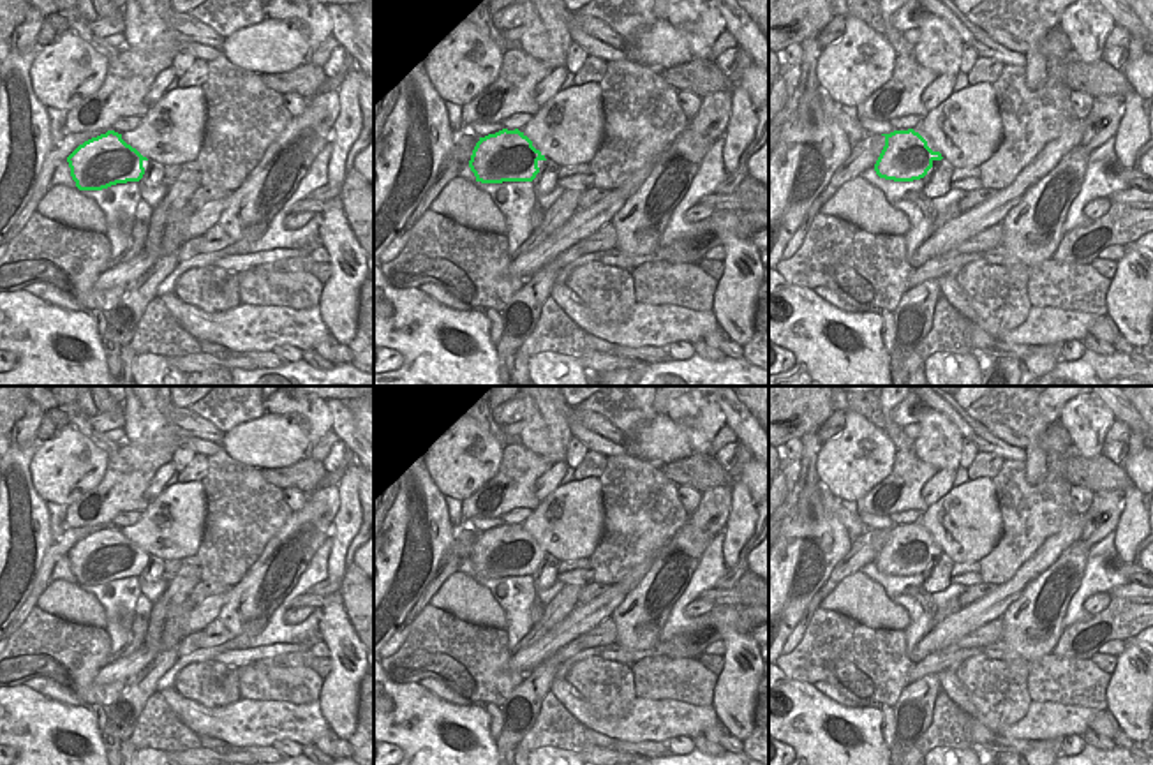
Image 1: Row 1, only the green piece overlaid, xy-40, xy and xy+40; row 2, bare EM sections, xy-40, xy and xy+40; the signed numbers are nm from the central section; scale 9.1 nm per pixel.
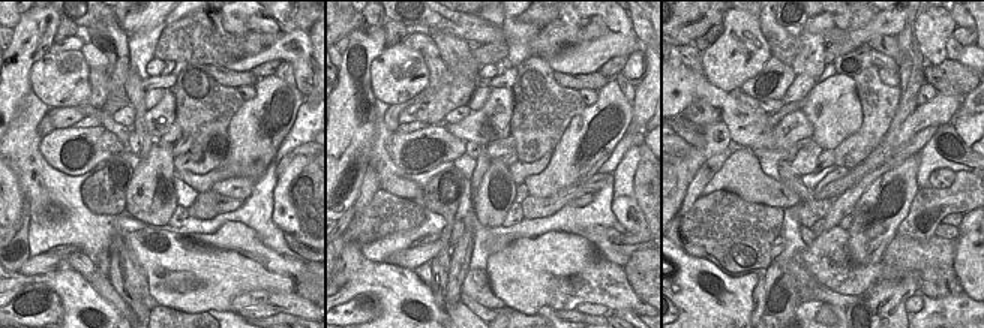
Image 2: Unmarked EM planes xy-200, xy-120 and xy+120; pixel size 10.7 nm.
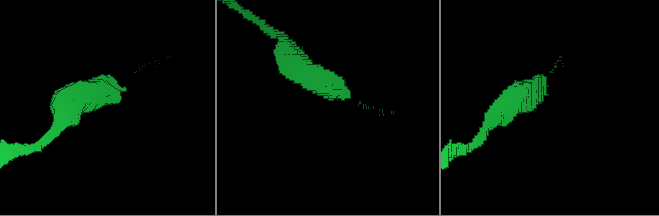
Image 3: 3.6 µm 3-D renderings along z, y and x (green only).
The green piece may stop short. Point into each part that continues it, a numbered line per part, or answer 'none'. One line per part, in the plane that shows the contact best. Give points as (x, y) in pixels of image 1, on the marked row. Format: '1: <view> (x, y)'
none

